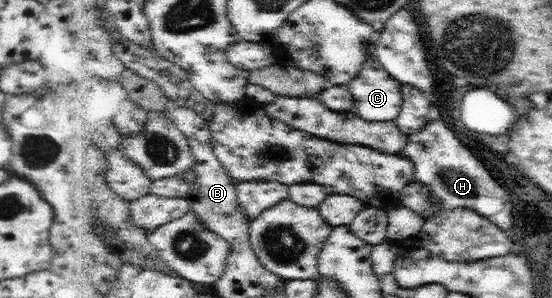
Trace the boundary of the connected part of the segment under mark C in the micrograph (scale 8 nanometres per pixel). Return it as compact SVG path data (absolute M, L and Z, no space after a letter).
M378 57L364 65L360 78L349 84L356 100L356 113L367 121L392 122L403 114L403 84L391 75Z

